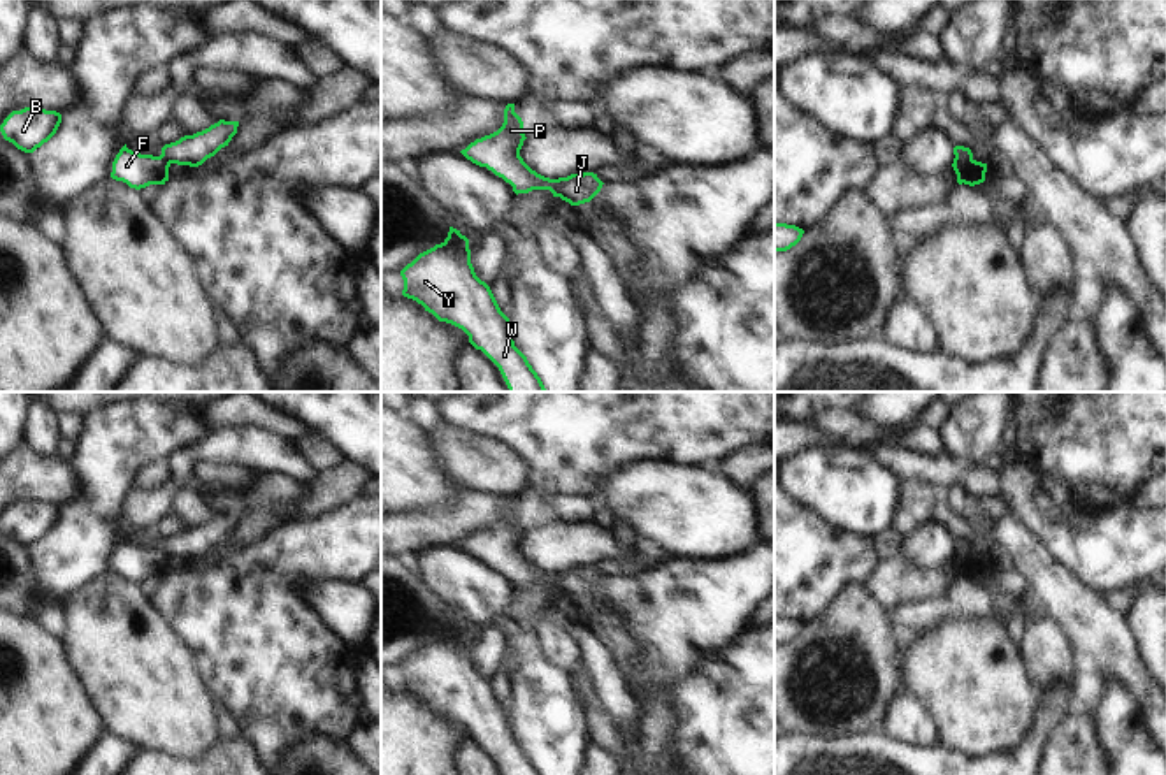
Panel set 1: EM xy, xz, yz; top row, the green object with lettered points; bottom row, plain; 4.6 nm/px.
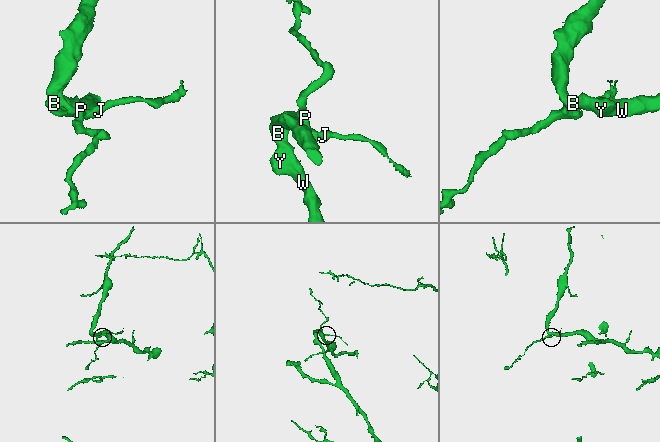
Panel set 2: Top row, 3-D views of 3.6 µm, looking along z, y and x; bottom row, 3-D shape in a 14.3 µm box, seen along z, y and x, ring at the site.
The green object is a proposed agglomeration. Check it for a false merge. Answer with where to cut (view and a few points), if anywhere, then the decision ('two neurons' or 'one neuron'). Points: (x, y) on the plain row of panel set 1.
xz (557, 573), (555, 589) | two neurons

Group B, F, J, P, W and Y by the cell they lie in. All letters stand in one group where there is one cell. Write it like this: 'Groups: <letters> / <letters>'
Groups: B F P W Y / J

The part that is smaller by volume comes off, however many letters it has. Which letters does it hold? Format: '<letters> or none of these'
J

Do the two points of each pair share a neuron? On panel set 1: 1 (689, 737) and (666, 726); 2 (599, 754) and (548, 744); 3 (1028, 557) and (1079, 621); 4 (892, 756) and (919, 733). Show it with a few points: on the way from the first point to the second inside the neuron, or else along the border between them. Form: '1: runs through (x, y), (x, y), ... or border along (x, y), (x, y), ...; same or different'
1: border along (654, 695), (671, 707), (680, 756); different
2: border along (590, 744), (585, 756); different
3: runs through (1042, 573), (1070, 605); same
4: border along (882, 728), (912, 746), (938, 744); different

